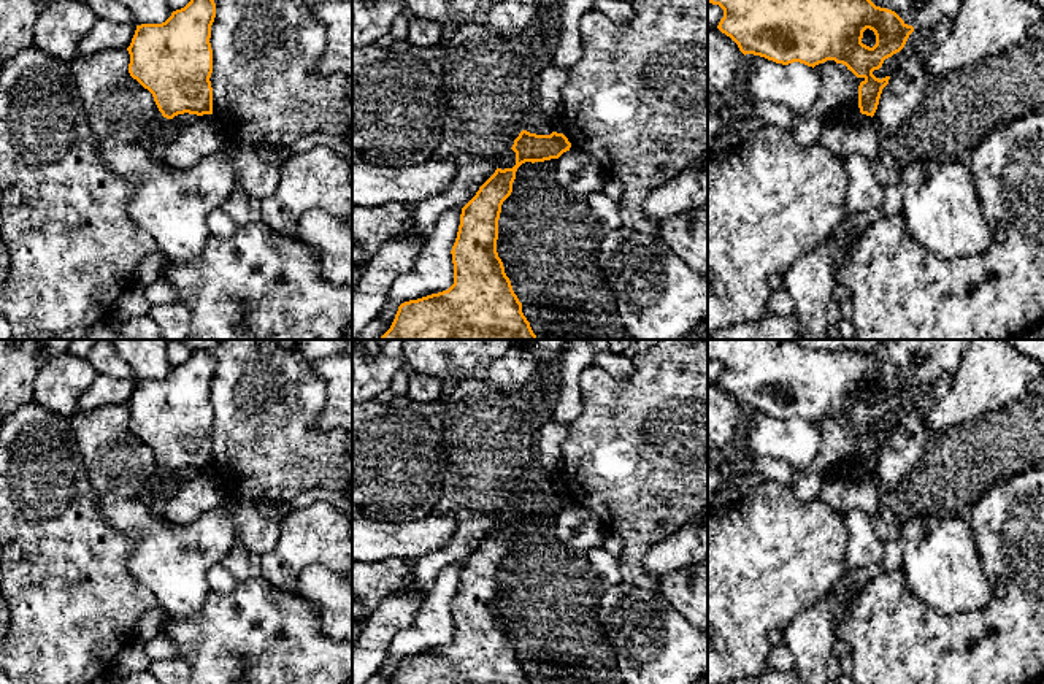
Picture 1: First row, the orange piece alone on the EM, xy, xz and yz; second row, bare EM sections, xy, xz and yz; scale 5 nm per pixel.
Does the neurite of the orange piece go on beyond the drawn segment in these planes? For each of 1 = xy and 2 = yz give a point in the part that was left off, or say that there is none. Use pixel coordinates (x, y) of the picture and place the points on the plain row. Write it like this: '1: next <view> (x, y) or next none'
1: next none
2: next none

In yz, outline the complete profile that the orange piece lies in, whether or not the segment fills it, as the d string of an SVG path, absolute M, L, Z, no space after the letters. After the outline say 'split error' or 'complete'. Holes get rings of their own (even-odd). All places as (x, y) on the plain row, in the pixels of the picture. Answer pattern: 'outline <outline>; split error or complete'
outline M708 340L708 359L724 365L717 384L730 392L744 411L754 409L782 421L800 417L812 424L827 416L846 421L863 435L858 441L858 463L871 473L890 435L879 435L873 427L900 408L914 387L895 367L876 362L868 352L817 351L793 340ZM866 384L876 390L873 403L862 398Z; complete

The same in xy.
outline M192 351L190 357L171 368L162 379L136 381L130 402L129 428L148 444L163 473L178 470L213 470L213 405L211 381L216 373L213 352Z; complete

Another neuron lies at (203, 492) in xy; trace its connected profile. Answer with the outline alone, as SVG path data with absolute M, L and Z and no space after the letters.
M214 470L197 471L194 479L167 500L162 517L175 525L192 524L225 500L227 495Z

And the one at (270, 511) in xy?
M281 503L281 505L260 505L259 511L267 519L273 519L273 521L279 522L289 513L289 508L287 508L287 503Z

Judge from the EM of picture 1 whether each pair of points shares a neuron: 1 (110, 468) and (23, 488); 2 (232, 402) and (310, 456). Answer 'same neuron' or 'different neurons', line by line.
1: different neurons
2: same neuron

